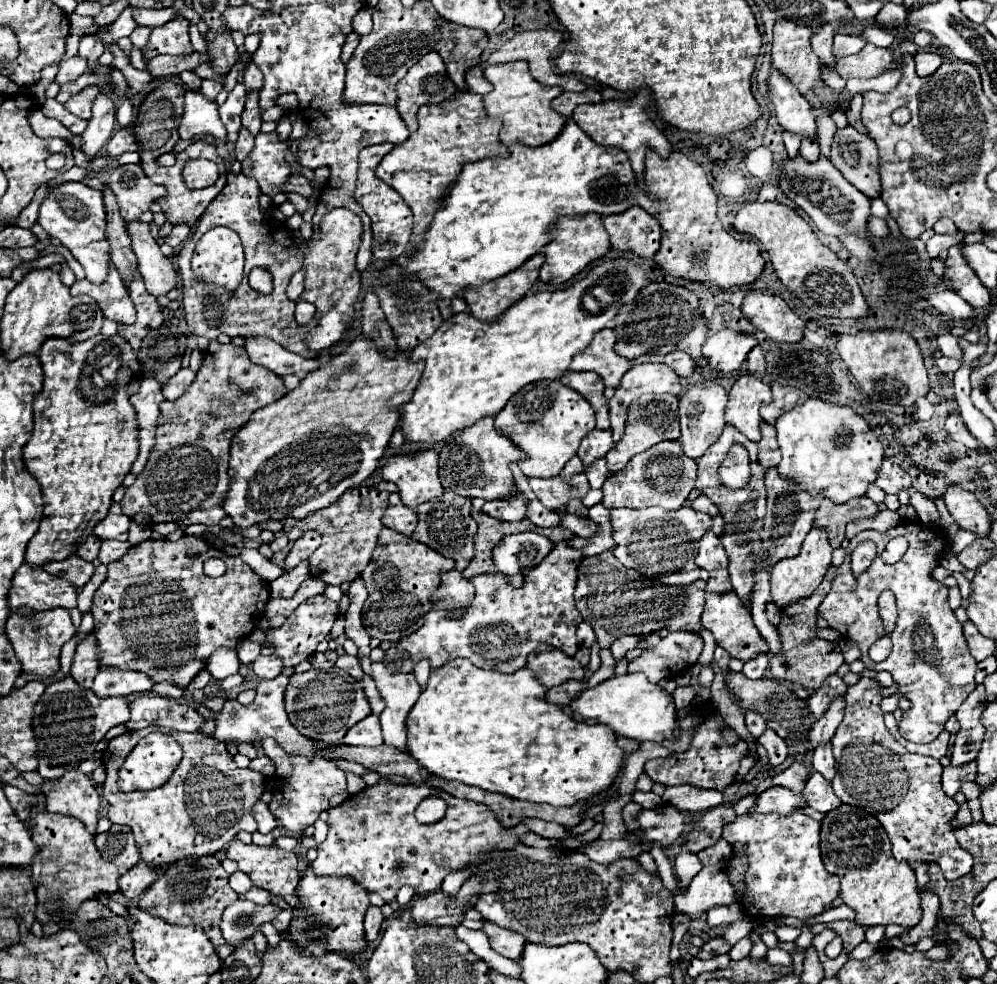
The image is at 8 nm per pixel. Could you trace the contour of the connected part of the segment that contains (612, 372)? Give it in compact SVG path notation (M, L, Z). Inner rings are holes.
M602 329L600 333L596 333L596 341L592 341L592 345L588 345L588 349L584 349L584 353L578 353L572 359L570 371L576 371L576 373L594 371L604 379L604 383L608 387L618 387L624 373L628 369L632 369L632 365L648 363L648 355L638 357L634 361L628 361L628 359L616 355L612 351L614 343L616 343L614 329Z

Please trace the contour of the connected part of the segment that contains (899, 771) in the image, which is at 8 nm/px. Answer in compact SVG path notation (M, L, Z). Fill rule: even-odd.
M860 679L848 687L844 721L832 737L832 749L836 757L836 777L832 781L834 793L842 803L874 813L880 825L886 829L892 853L896 861L906 863L938 863L944 877L954 881L972 871L974 859L968 855L952 833L952 821L958 811L958 803L942 791L940 777L942 765L938 759L908 753L884 725L884 713L880 711L882 685L874 679ZM882 773L882 779L868 779Z

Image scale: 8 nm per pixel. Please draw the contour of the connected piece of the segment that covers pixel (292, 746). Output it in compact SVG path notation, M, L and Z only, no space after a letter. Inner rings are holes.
M280 675L276 679L270 681L260 681L258 689L256 689L256 699L244 707L238 701L226 701L222 713L216 713L216 731L214 737L220 741L232 741L232 743L260 743L264 737L272 737L278 741L278 745L282 745L288 753L294 755L304 755L304 757L314 757L314 755L322 755L326 757L322 749L316 749L316 743L304 735L300 735L296 731L296 727L288 721L286 711L284 711L284 691L288 685L288 677Z

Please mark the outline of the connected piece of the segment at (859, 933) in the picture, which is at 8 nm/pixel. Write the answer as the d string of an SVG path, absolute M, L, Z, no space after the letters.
M844 920L828 923L826 928L834 931L842 939L844 953L850 953L856 945L860 945L864 941L864 928L855 925L852 921Z

